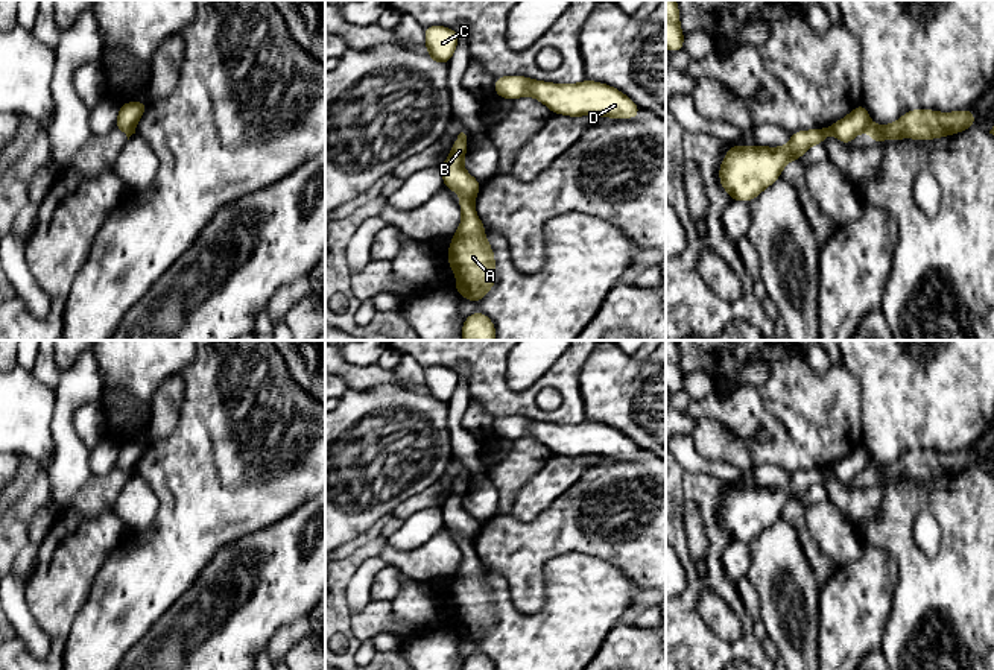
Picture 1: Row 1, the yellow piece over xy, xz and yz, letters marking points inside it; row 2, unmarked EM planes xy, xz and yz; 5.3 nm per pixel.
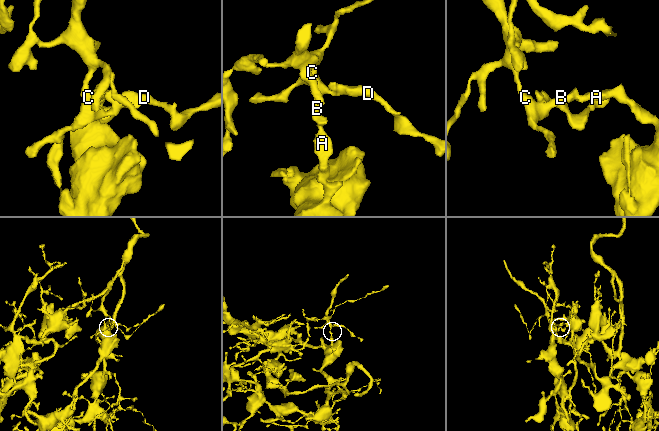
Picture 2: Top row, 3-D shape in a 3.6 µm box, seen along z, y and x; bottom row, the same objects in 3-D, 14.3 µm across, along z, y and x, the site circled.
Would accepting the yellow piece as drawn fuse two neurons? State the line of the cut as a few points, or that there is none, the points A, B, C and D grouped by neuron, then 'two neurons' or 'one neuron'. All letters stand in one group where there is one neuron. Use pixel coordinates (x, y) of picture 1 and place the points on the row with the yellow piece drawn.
xz (464, 198), (473, 201) | A / B C D | two neurons

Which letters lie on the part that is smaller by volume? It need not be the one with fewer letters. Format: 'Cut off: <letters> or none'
Cut off: B, C, D

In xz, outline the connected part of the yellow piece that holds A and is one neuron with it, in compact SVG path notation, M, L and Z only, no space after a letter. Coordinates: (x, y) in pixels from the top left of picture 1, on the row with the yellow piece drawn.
M462 199L457 207L462 220L447 251L448 266L457 280L456 293L479 302L495 284L494 251L474 210L474 201Z

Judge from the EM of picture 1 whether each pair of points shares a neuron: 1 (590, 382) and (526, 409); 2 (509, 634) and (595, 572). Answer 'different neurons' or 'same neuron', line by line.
1: different neurons
2: same neuron

